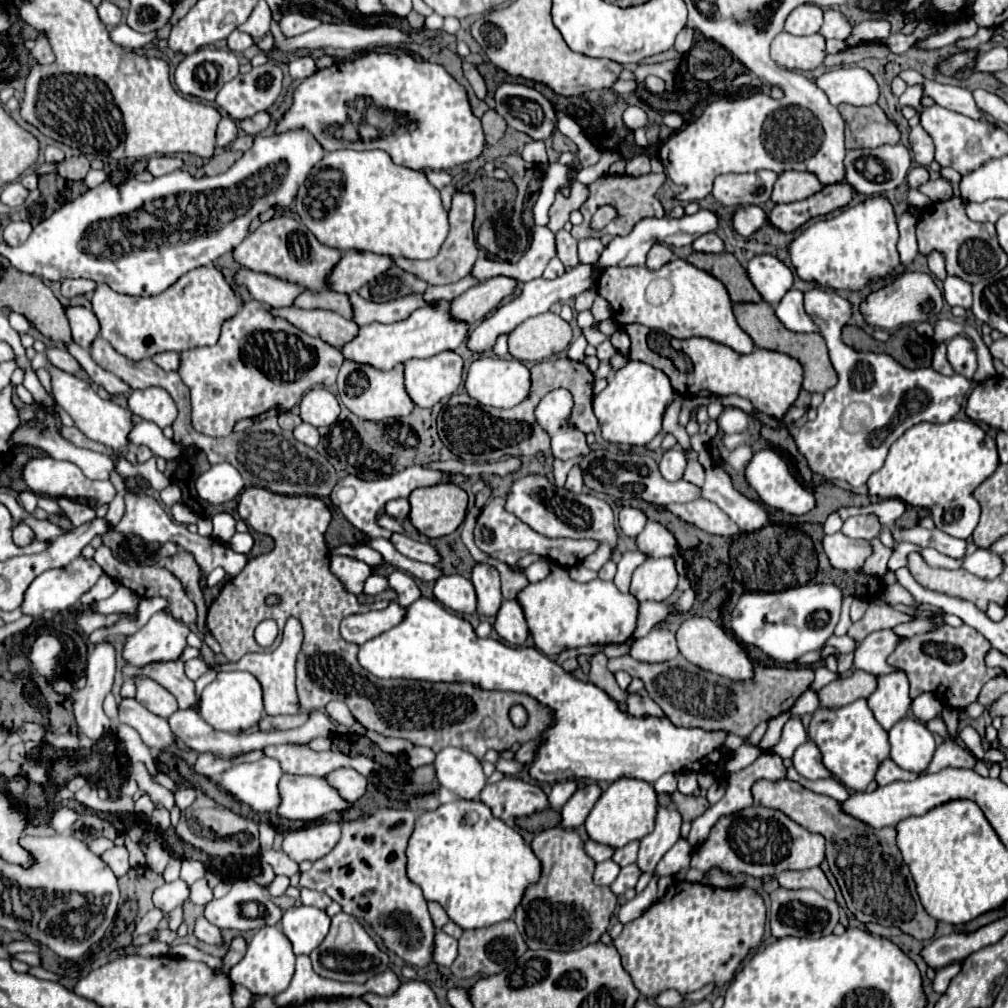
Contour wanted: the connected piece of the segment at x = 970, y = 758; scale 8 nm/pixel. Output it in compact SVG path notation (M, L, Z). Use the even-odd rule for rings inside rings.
M946 739L942 745L936 747L934 759L930 761L930 767L926 767L924 773L934 773L946 767L964 767L964 769L974 769L976 765L976 757L966 751L964 747L960 747L954 739Z

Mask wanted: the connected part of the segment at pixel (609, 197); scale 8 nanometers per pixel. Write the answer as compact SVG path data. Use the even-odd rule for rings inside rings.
M648 173L648 175L640 175L640 177L630 177L630 175L604 175L600 179L596 179L594 183L588 185L590 197L584 201L584 205L580 207L584 221L578 227L572 227L572 235L576 239L586 239L586 237L602 237L604 233L612 233L612 235L628 235L634 229L634 223L638 223L640 219L646 217L656 217L662 219L666 213L660 205L660 201L654 197L654 193L658 191L658 187L664 183L666 175L664 173ZM610 205L618 211L618 215L600 231L590 229L590 221L594 217L594 213L598 211L598 207Z

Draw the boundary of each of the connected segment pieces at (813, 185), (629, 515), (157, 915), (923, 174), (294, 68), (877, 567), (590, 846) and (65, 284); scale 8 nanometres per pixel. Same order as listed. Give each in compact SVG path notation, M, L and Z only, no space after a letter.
M786 171L778 177L772 193L774 203L794 203L822 191L822 183L808 171Z
M622 507L618 523L628 537L636 537L646 525L646 515L636 507Z
M158 909L148 911L148 913L140 919L140 923L136 925L134 935L144 935L144 933L150 933L150 931L158 929L158 925L160 925L162 919L168 919L168 915L166 915L164 911L158 911Z
M914 167L914 169L910 169L910 173L908 173L908 183L910 183L912 189L916 189L918 185L922 185L922 183L926 183L926 181L928 181L928 171L926 171L924 167Z
M300 57L300 59L294 59L290 63L290 75L294 79L306 79L306 77L310 77L314 73L316 73L316 67L314 67L312 57Z
M874 538L872 547L874 547L874 553L872 553L872 557L864 563L864 567L860 569L860 573L870 575L870 577L882 577L882 575L886 573L886 569L888 569L886 563L888 563L892 551L886 549L886 547L880 543L879 538Z
M586 841L586 853L594 859L594 861L606 861L614 855L614 849L608 847L608 845L602 845L602 843L596 843L596 841Z
M64 279L62 281L62 295L66 299L72 299L76 295L86 295L90 291L94 291L96 283L90 279Z

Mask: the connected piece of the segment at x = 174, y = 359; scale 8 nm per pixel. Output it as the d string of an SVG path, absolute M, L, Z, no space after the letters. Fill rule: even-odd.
M164 351L164 353L154 355L152 361L154 361L158 367L162 367L164 371L176 371L176 369L178 369L178 363L180 363L180 357L178 357L178 353L174 353L174 351Z

